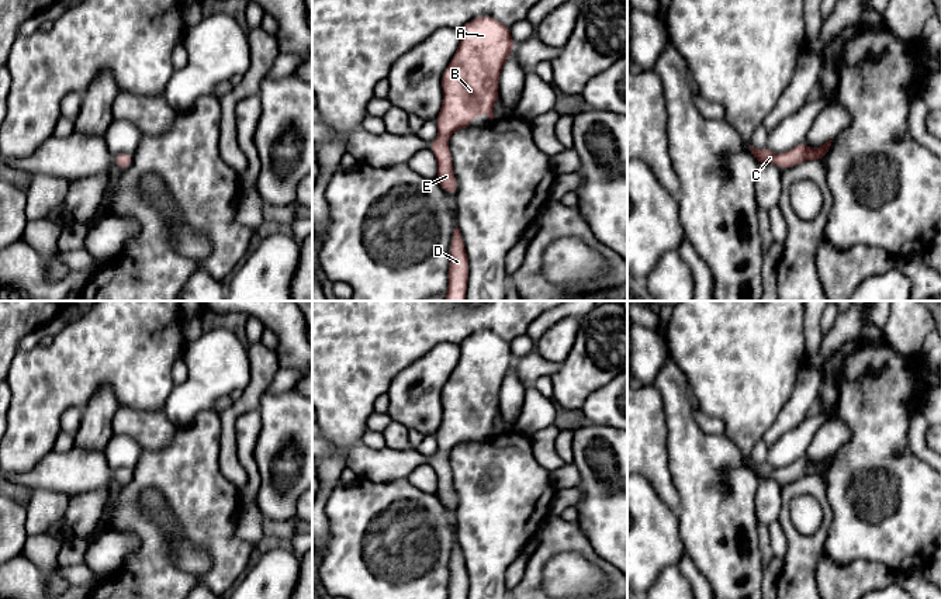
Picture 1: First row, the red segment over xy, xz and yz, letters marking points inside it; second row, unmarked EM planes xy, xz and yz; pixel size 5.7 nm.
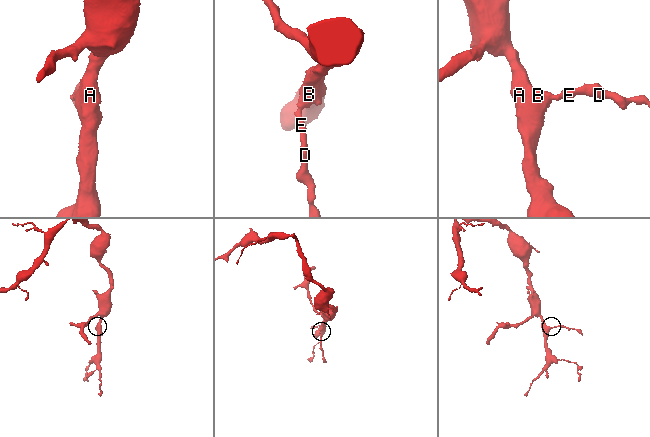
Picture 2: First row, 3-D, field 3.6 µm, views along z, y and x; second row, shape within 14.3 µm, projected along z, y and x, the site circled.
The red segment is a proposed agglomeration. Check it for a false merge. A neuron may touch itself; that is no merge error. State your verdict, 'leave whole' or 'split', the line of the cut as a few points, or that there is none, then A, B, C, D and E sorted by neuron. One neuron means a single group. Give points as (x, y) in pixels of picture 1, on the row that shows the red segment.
leave whole | no cut | A B C D E

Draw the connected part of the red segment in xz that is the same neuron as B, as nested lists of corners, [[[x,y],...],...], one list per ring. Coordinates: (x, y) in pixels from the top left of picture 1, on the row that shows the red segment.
[[[491,15],[475,17],[460,28],[460,45],[442,76],[443,103],[435,118],[437,139],[428,146],[437,160],[436,181],[452,197],[456,197],[459,188],[449,150],[449,138],[460,128],[471,127],[474,115],[488,115],[491,121],[494,120],[494,104],[499,98],[499,76],[513,48],[511,27]]]

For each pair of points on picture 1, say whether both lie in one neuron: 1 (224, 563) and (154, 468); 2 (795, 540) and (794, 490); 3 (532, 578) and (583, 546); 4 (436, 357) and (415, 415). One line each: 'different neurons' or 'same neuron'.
1: same neuron
2: same neuron
3: same neuron
4: same neuron

